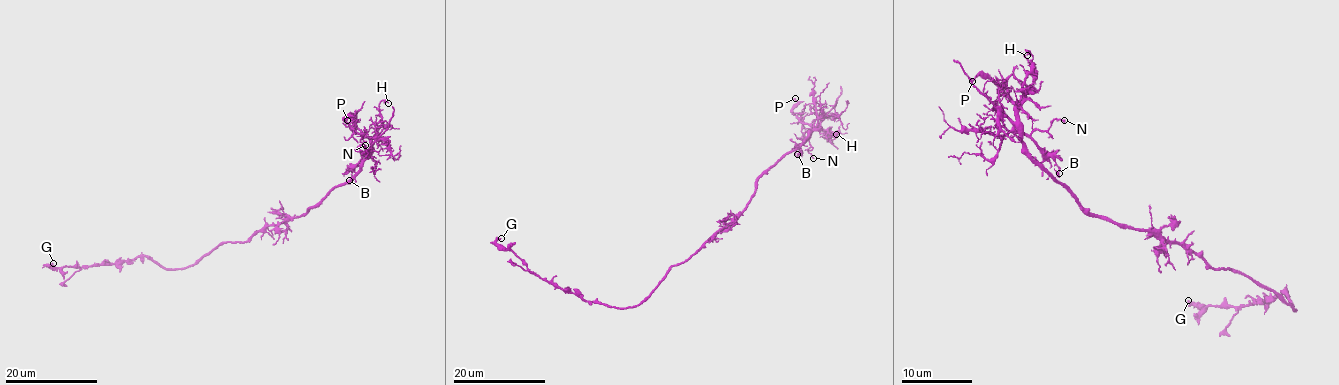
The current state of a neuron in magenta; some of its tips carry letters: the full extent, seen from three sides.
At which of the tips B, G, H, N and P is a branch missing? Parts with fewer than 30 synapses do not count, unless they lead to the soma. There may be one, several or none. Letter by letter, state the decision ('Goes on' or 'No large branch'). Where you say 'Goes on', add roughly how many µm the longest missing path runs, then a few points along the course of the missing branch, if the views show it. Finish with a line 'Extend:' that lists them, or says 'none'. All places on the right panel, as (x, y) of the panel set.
B: No large branch
G: No large branch
H: No large branch
N: No large branch
P: No large branch
Extend: none

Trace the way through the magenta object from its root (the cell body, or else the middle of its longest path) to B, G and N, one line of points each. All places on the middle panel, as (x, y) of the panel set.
B: (699, 250), (746, 206), (756, 182), (816, 129), (797, 154)
G: (699, 250), (674, 265), (639, 304), (609, 307), (584, 301), (532, 274), (511, 251), (496, 243), (501, 238)
N: (699, 250), (746, 206), (756, 182), (816, 129), (808, 138), (808, 151), (813, 158)

